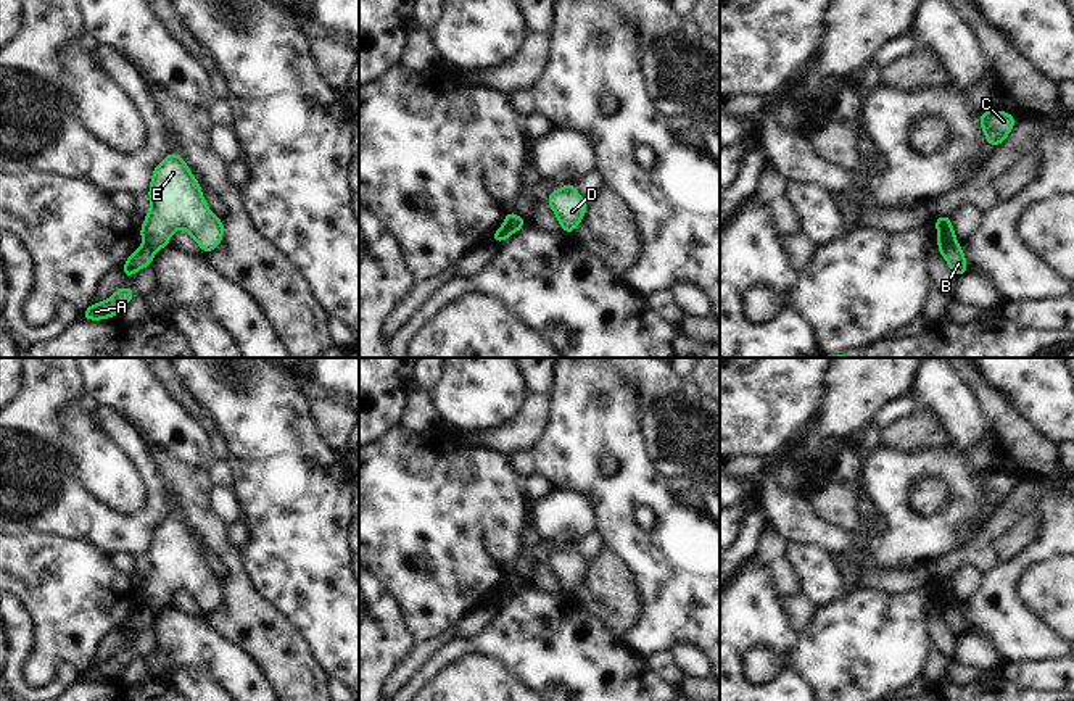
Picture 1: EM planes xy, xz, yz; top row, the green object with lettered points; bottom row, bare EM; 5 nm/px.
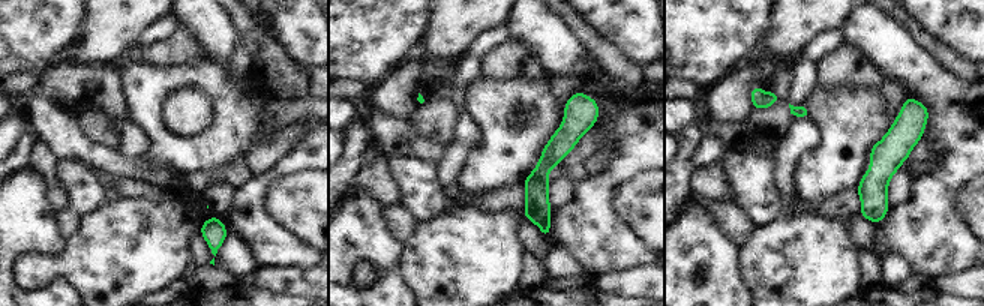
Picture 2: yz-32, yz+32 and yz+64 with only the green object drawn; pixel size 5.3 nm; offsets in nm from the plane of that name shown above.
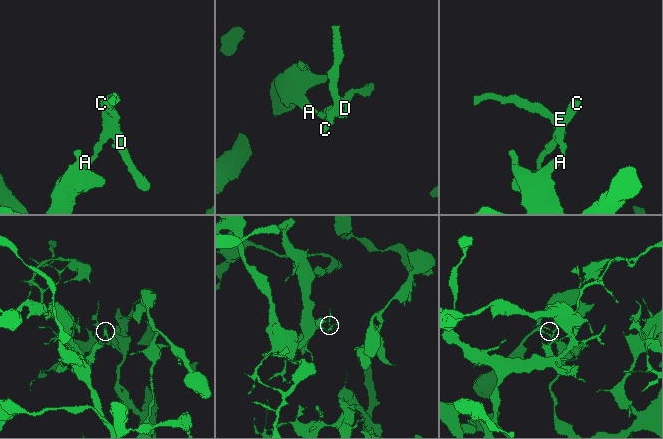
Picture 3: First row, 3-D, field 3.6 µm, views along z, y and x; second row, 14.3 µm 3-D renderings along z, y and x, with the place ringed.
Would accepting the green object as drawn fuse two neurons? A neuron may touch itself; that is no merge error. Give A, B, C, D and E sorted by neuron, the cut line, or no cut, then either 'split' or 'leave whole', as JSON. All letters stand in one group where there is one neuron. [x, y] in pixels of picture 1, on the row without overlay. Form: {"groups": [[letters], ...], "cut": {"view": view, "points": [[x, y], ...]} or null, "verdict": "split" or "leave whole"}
{"groups": [["A", "B"], ["C", "D", "E"]], "cut": {"view": "yz", "points": [[955, 603], [941, 613]]}, "verdict": "split"}

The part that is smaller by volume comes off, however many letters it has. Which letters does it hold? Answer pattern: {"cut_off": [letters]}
{"cut_off": ["C", "D", "E"]}

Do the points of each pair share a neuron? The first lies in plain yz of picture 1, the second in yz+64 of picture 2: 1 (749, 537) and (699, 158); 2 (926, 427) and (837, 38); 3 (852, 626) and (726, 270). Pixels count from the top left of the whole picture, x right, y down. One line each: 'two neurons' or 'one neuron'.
1: two neurons
2: two neurons
3: two neurons

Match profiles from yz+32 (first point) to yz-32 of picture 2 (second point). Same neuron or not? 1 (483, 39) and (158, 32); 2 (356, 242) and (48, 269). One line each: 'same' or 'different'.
1: same
2: different

